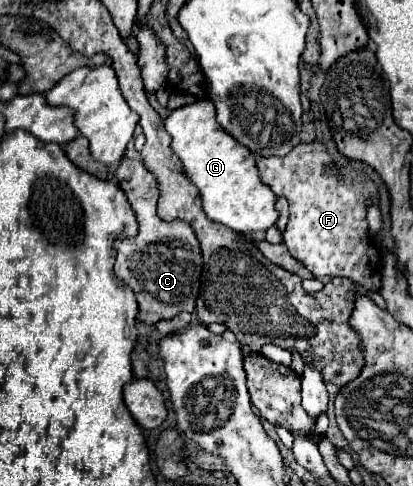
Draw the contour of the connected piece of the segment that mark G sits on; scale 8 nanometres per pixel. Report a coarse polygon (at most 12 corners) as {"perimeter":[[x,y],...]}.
{"perimeter":[[212,101],[172,111],[172,151],[204,211],[240,235],[278,221],[254,155]]}

